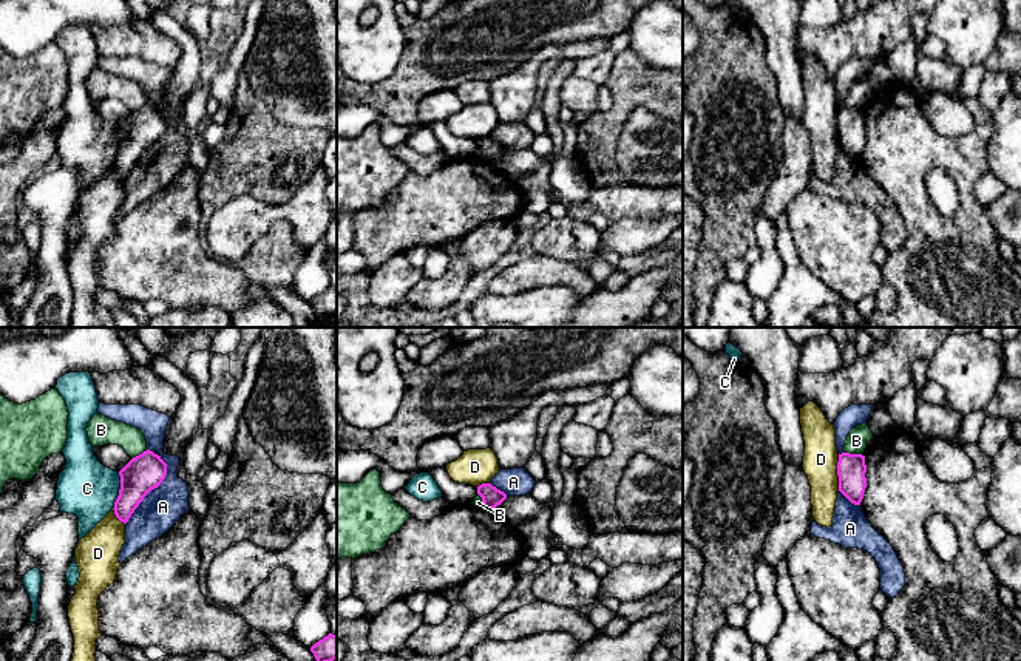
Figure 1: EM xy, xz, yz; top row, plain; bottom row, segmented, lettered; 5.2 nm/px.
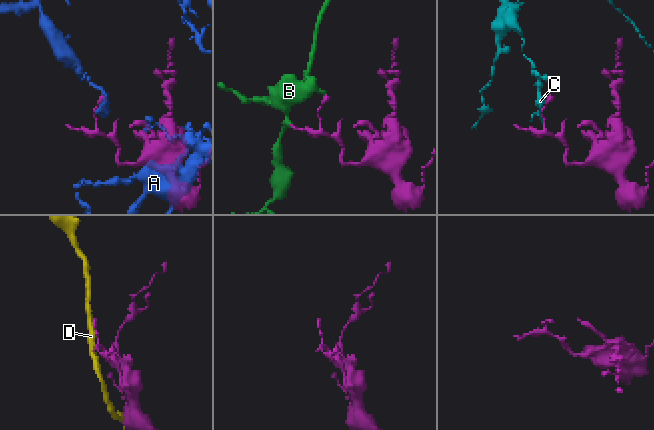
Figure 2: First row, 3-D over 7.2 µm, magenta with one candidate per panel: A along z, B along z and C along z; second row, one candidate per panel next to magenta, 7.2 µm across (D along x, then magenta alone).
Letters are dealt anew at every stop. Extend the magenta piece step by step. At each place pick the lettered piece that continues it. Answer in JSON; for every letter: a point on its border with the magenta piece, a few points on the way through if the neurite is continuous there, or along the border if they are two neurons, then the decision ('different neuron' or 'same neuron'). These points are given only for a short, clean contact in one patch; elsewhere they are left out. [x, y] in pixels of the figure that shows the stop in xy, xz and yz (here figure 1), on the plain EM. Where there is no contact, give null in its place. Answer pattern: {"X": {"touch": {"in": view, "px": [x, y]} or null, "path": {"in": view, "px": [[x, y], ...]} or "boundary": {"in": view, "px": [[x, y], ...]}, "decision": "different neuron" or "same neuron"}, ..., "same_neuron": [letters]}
{"A": {"touch": {"in": "xy", "px": [152, 142]}, "decision": "different neuron"}, "B": {"touch": {"in": "yz", "px": [853, 108]}, "decision": "different neuron"}, "C": {"touch": {"in": "xy", "px": [119, 145]}, "decision": "different neuron"}, "D": {"touch": {"in": "yz", "px": [837, 127]}, "decision": "different neuron"}, "same_neuron": []}

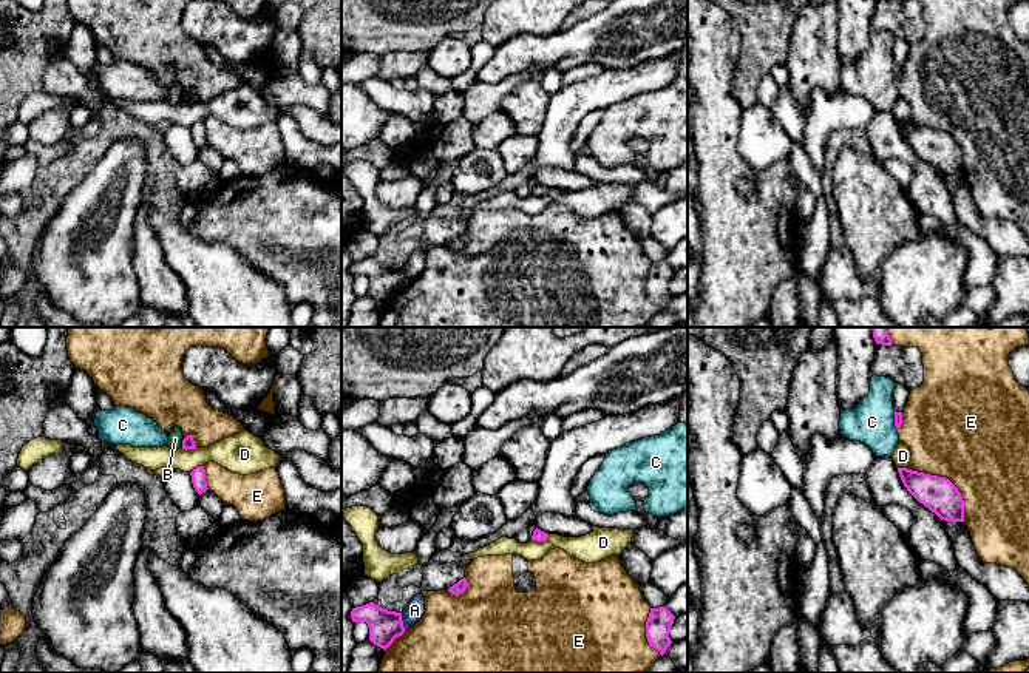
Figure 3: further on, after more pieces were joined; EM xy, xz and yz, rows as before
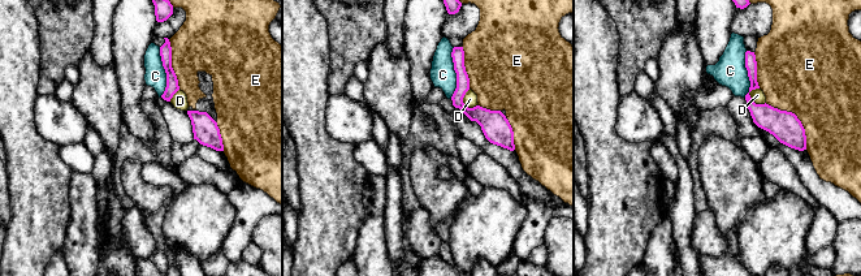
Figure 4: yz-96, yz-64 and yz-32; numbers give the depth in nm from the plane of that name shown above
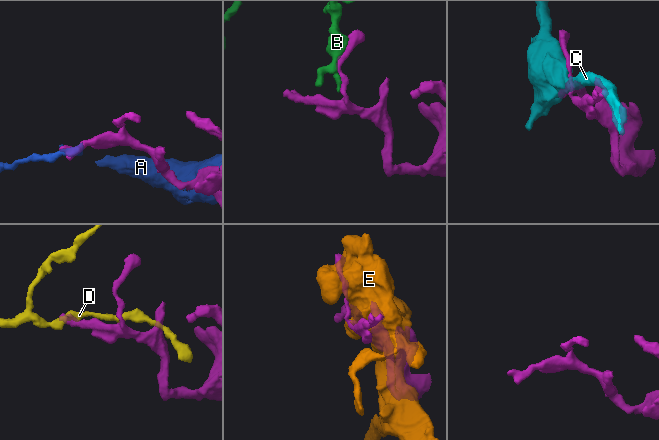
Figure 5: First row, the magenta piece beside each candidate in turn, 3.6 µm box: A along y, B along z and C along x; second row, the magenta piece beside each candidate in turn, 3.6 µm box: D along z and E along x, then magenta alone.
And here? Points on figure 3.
{"A": {"touch": {"in": "xz", "px": [402, 277]}, "decision": "different neuron"}, "B": {"touch": {"in": "xy", "px": [183, 98]}, "decision": "different neuron"}, "C": {"touch": {"in": "yz", "px": [895, 74]}, "boundary": {"in": "yz", "px": [[893, 65], [896, 84]]}, "decision": "different neuron"}, "D": {"touch": {"in": "xz", "px": [539, 195]}, "boundary": {"in": "xz", "px": [[549, 189], [543, 195], [532, 195]]}, "decision": "different neuron"}, "E": {"touch": {"in": "yz", "px": [947, 133]}, "decision": "different neuron"}, "same_neuron": []}

